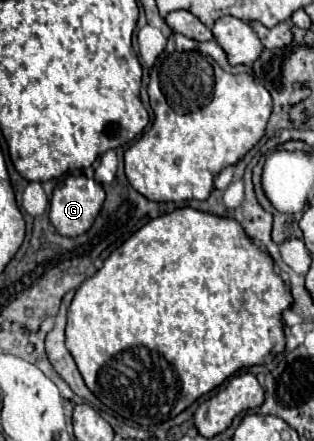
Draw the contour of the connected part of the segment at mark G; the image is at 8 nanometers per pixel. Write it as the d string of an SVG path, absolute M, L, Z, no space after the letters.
M69 175L63 185L53 191L49 219L65 237L77 237L89 231L105 201L101 183L85 175Z

